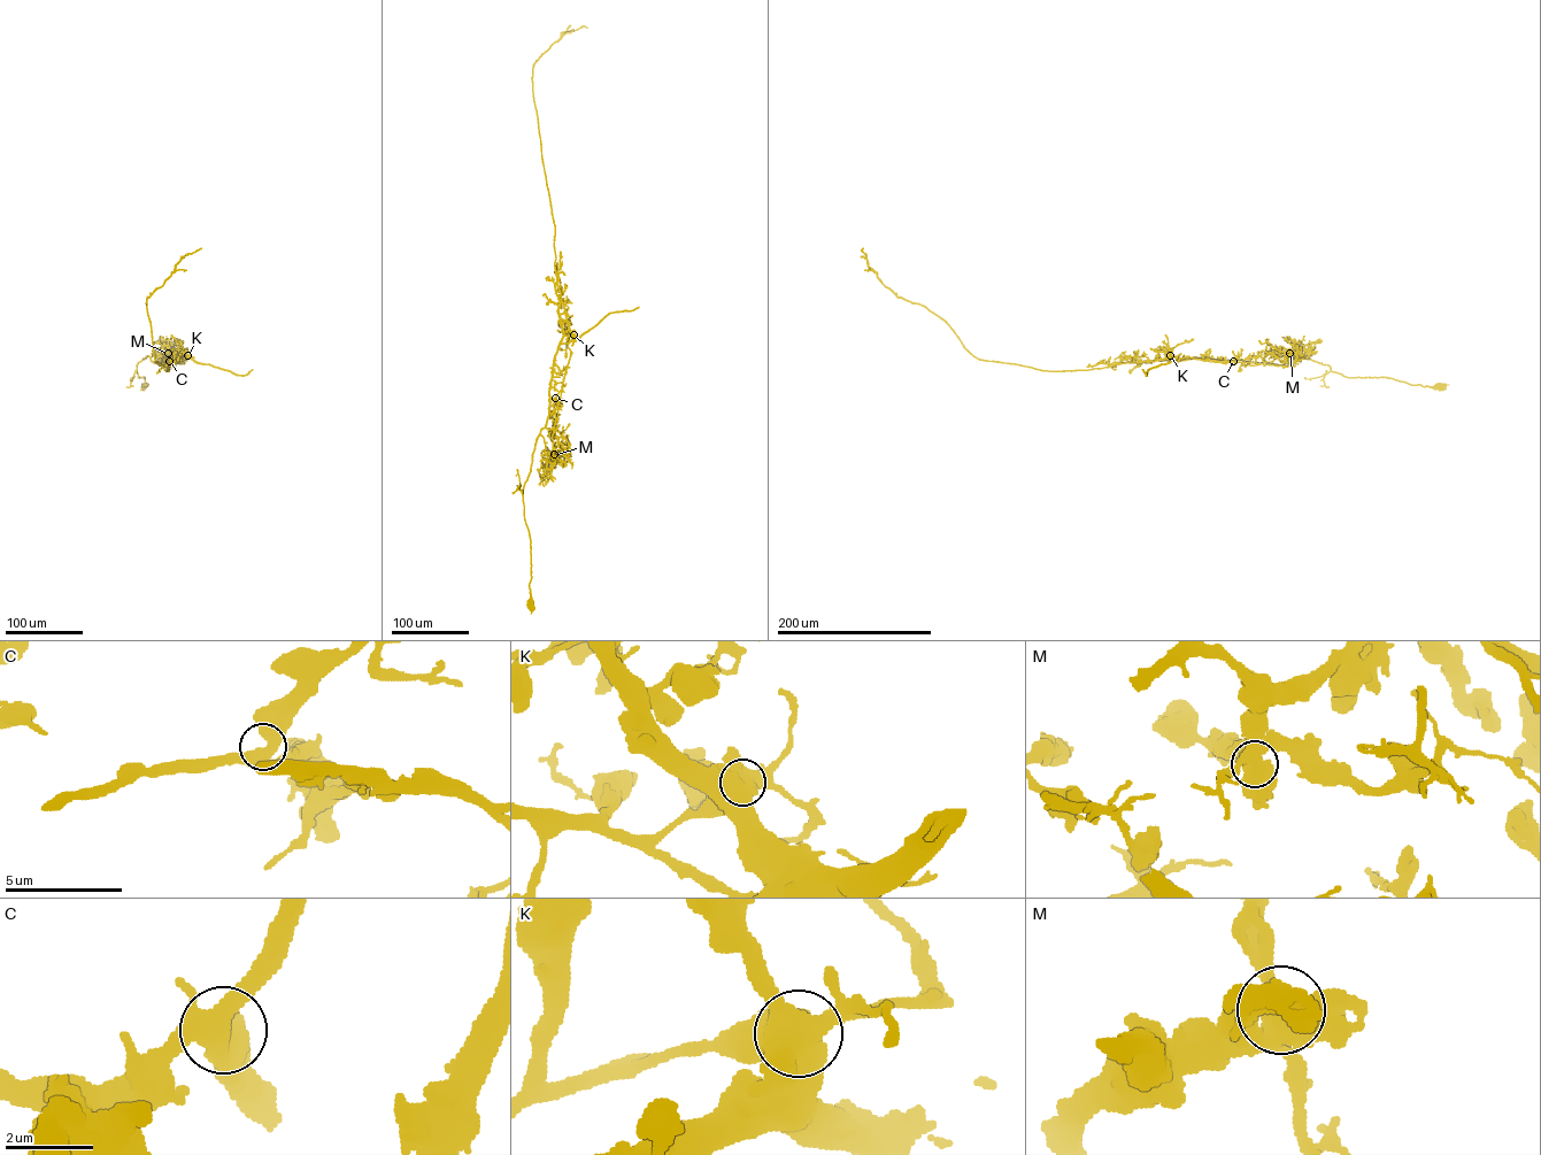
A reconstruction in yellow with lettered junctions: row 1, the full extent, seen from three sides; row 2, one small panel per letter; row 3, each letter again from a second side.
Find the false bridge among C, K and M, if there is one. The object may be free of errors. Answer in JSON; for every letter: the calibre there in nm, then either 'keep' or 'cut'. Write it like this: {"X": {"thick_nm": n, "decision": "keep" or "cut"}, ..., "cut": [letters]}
{"C": {"thick_nm": 480, "decision": "keep"}, "K": {"thick_nm": 700, "decision": "cut"}, "M": {"thick_nm": 650, "decision": "keep"}, "cut": ["K"]}

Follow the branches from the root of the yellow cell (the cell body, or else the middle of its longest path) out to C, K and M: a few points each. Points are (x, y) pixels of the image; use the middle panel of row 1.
C: (530, 605), (531, 540), (524, 515), (523, 486), (536, 438), (545, 426), (549, 399), (555, 398)
K: (530, 605), (531, 540), (524, 515), (523, 486), (536, 438), (548, 416), (554, 356), (563, 337), (573, 335)
M: (530, 605), (531, 540), (524, 515), (523, 486), (539, 436), (544, 438), (545, 452), (553, 451), (554, 454)

